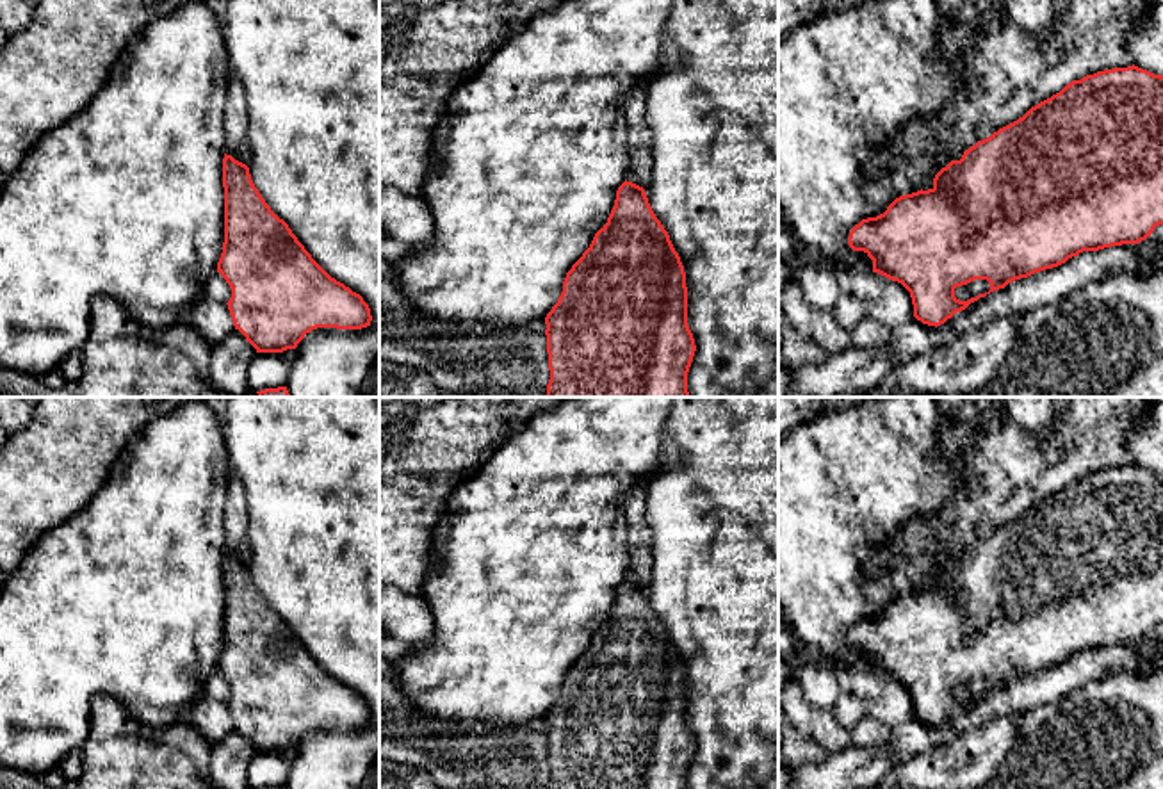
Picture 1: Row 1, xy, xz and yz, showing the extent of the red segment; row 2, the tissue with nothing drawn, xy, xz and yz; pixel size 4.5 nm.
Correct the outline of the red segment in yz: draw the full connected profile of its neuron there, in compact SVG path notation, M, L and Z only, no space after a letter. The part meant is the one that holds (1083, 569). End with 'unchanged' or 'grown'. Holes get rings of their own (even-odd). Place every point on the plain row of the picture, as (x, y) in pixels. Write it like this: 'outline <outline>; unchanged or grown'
outline M1138 465L1113 467L1072 479L951 559L933 586L896 597L883 613L862 618L848 643L873 659L873 671L901 682L912 696L914 716L940 725L956 711L1008 682L1058 666L1083 650L1138 643L1163 623L1163 476ZM987 679L990 689L960 700L955 687Z; unchanged

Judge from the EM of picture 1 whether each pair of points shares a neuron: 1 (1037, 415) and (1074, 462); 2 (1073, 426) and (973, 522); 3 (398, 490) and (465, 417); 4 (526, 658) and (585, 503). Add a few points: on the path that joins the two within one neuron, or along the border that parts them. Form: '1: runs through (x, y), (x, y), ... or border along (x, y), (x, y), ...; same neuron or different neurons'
1: border along (1010, 422), (1028, 433), (1041, 449), (1049, 447); different neurons
2: runs through (1055, 453), (1033, 474), (1021, 474), (1000, 496); same neuron
3: runs through (415, 474), (455, 435); same neuron
4: runs through (526, 618), (526, 597), (579, 542); same neuron

